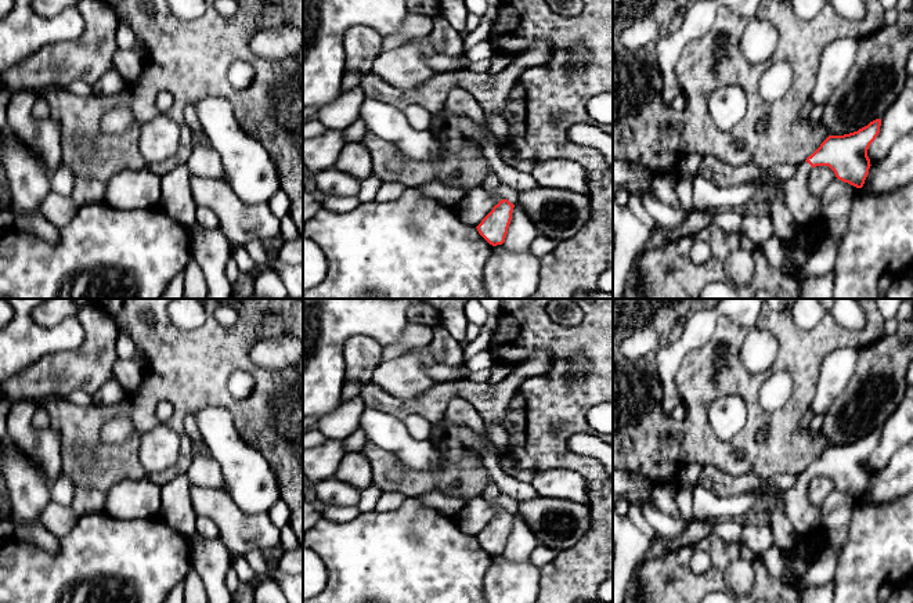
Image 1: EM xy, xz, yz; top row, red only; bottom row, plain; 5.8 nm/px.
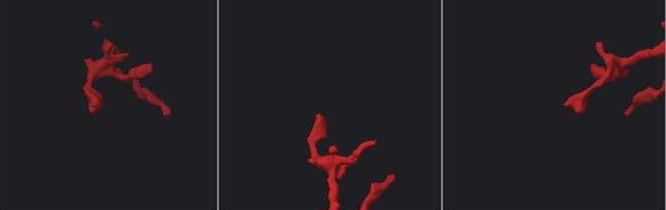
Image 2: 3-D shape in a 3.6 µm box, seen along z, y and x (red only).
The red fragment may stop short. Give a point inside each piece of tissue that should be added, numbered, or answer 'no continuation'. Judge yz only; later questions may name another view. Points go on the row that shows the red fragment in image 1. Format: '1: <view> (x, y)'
1: yz (805, 208)

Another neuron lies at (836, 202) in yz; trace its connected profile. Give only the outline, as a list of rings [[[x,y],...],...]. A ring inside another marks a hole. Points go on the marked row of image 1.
[[[838,178],[824,188],[820,195],[820,219],[829,230],[829,236],[809,256],[802,270],[805,275],[820,277],[833,270],[837,245],[848,228],[856,192],[856,187]]]

